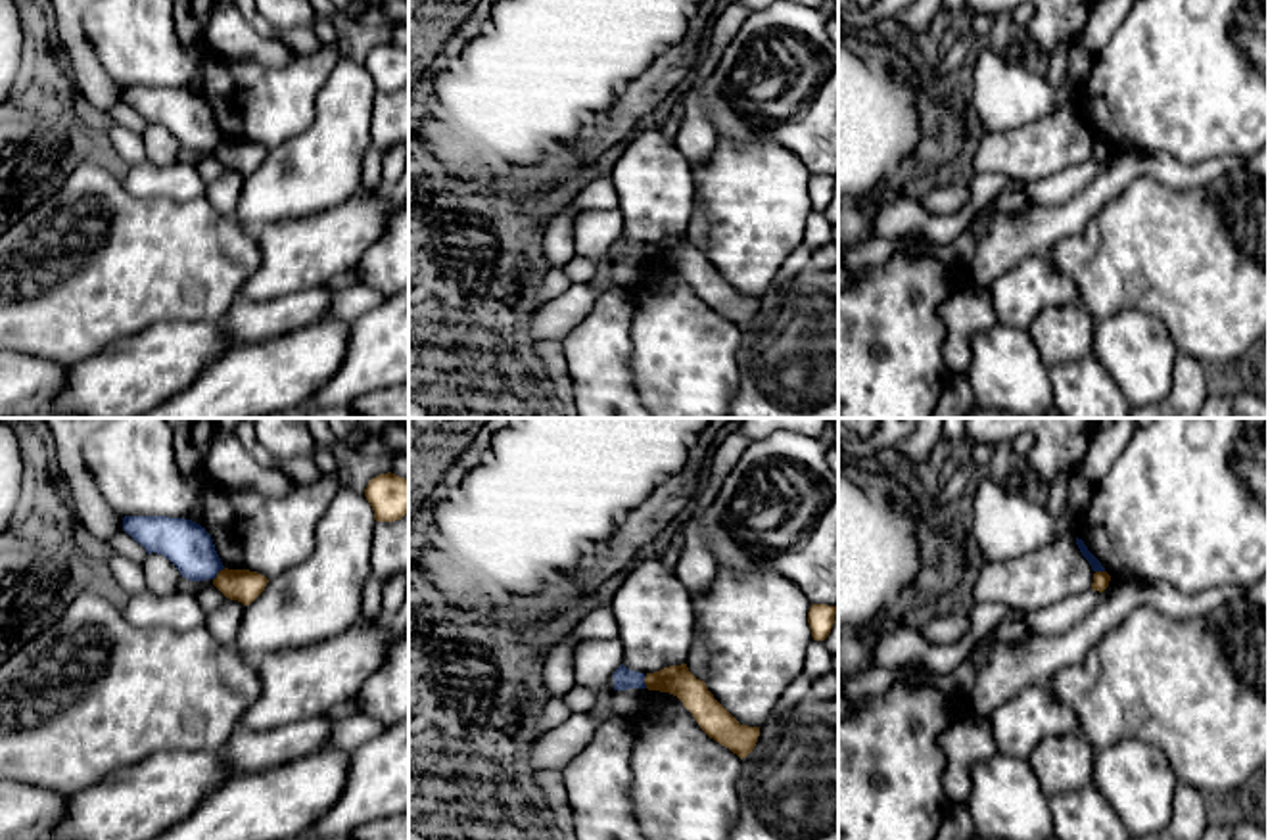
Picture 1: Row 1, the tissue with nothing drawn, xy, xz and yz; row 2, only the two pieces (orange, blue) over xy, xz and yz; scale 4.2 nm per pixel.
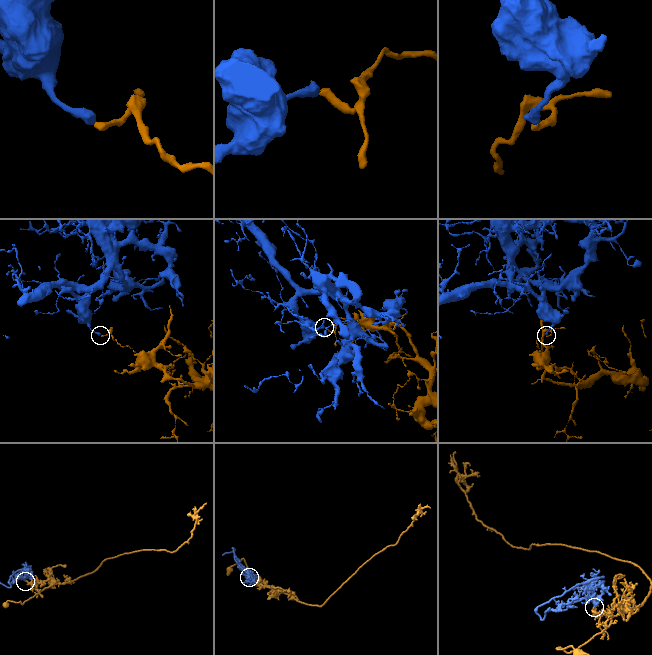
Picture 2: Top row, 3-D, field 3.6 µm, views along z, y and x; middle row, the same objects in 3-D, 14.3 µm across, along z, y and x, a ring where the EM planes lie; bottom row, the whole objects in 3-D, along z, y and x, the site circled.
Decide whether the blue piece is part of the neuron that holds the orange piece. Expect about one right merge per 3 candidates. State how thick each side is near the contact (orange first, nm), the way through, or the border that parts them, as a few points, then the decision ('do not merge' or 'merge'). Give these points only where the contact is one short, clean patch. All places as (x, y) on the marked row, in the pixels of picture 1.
140/190 nm | along xy (225, 568), (213, 580) | do not merge

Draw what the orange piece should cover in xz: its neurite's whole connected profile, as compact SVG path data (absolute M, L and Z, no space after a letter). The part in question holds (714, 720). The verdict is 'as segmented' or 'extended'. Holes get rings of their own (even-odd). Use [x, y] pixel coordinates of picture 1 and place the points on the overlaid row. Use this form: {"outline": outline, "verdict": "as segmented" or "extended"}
{"outline": "M687 664L646 673L645 685L648 690L660 690L677 696L693 713L700 729L710 738L737 754L740 759L754 750L760 736L760 727L740 725L714 698L706 683L689 671Z", "verdict": "as segmented"}

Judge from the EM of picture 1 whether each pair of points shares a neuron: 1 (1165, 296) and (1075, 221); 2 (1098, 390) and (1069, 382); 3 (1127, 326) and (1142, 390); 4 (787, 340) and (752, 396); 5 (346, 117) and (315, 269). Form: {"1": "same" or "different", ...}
{"1": "different", "2": "same", "3": "same", "4": "same", "5": "different"}

